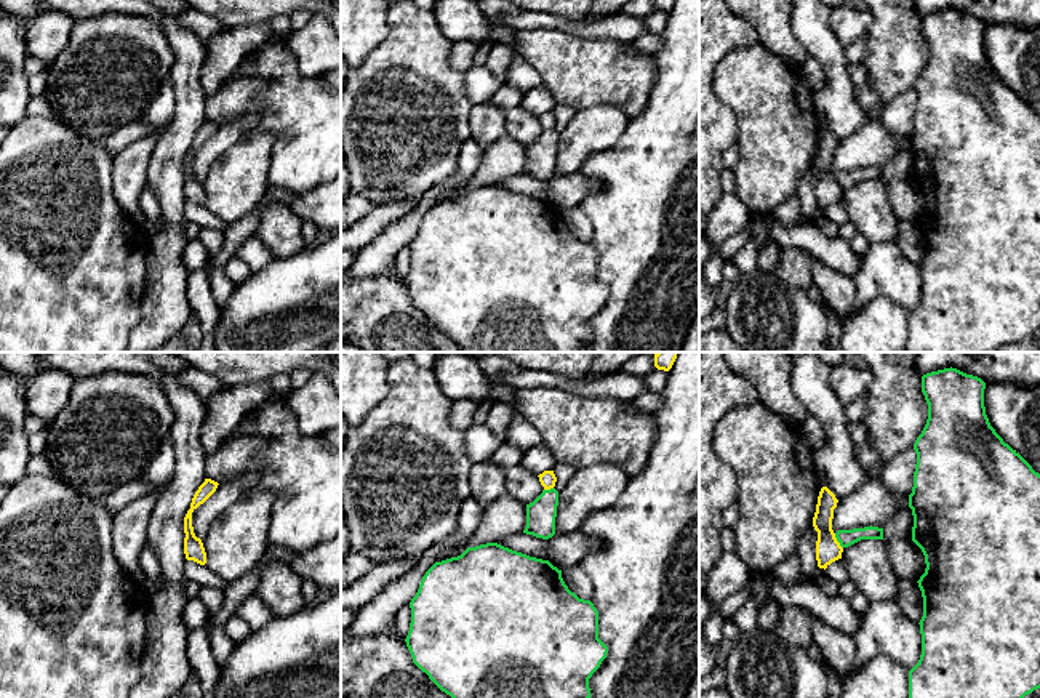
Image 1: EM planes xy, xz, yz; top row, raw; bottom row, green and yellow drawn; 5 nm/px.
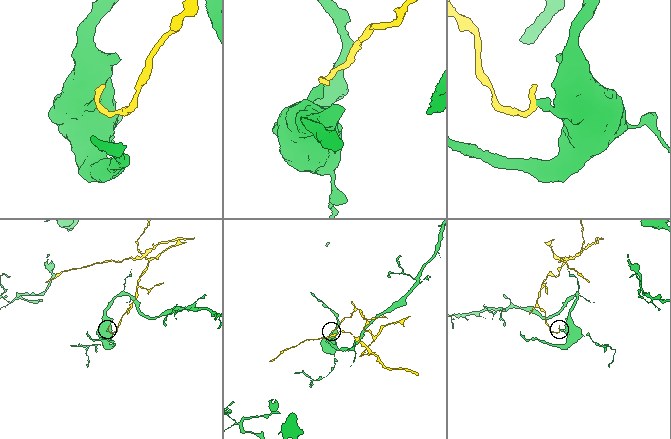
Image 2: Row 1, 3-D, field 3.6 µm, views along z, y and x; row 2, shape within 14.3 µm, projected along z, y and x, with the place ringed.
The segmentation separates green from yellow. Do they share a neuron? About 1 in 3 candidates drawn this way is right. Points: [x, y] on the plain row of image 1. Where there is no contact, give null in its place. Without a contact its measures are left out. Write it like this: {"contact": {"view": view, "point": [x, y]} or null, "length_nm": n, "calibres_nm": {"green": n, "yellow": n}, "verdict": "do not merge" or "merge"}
{"contact": {"view": "yz", "point": [837, 181]}, "length_nm": 90, "calibres_nm": {"green": 80, "yellow": 130}, "verdict": "do not merge"}

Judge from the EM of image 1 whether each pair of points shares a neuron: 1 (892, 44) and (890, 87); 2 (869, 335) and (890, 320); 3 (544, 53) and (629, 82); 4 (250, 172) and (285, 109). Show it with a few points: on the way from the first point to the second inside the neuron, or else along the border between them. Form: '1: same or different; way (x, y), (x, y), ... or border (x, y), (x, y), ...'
1: same; way (892, 55), (890, 76)
2: same; way (874, 335), (885, 325)
3: same; way (565, 63), (575, 71), (608, 72)
4: different; border (245, 136), (263, 133), (274, 136), (269, 170)

